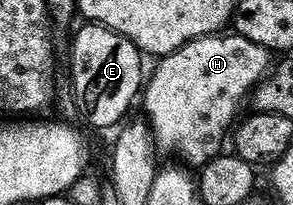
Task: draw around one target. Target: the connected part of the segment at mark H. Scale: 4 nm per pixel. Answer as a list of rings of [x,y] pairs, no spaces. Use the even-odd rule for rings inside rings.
[[[226,34],[196,37],[180,45],[180,49],[161,56],[157,60],[155,71],[145,80],[140,92],[140,107],[142,103],[143,109],[146,110],[144,119],[149,124],[154,143],[161,150],[163,147],[166,151],[175,151],[183,159],[179,159],[183,164],[194,169],[201,169],[207,160],[213,159],[223,150],[222,138],[225,135],[227,138],[235,122],[234,114],[237,113],[238,106],[245,99],[247,102],[248,93],[253,92],[257,83],[272,67],[272,55],[266,48],[248,41],[240,34]]]

